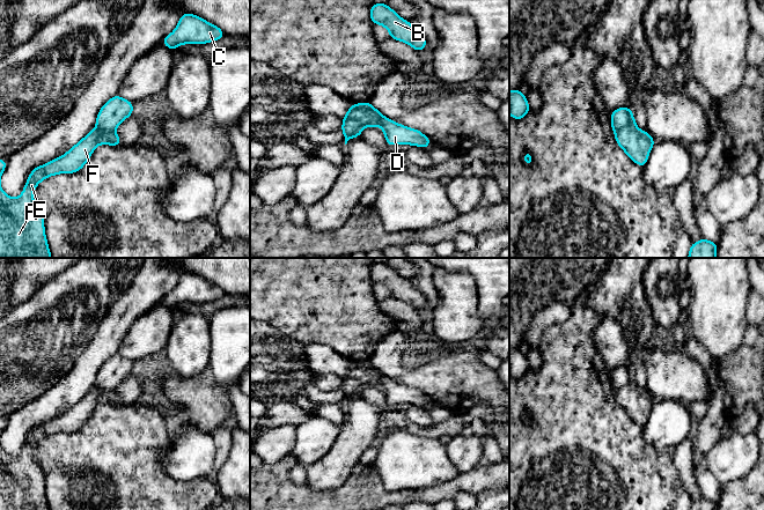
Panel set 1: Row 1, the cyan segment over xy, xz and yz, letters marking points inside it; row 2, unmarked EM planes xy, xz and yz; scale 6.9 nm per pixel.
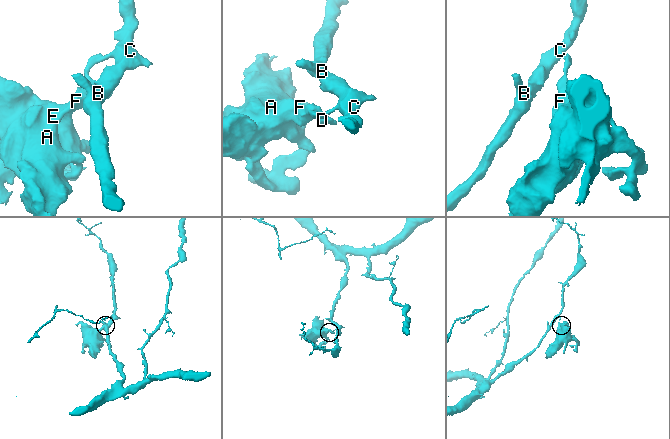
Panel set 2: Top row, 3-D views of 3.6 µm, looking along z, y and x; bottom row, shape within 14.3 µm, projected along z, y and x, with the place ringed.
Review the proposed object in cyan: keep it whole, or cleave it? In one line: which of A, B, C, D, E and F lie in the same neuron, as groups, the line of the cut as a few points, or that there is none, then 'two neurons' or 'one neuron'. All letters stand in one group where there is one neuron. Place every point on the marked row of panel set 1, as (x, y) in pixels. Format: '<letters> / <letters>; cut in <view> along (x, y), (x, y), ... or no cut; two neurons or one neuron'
A E F / B C D; cut in yz along (632, 116), (624, 126), (615, 132); two neurons

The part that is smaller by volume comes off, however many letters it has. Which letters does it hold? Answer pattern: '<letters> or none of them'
A, E, F

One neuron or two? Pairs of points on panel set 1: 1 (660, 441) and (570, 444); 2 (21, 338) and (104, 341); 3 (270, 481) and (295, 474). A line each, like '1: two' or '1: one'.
1: two
2: two
3: two

